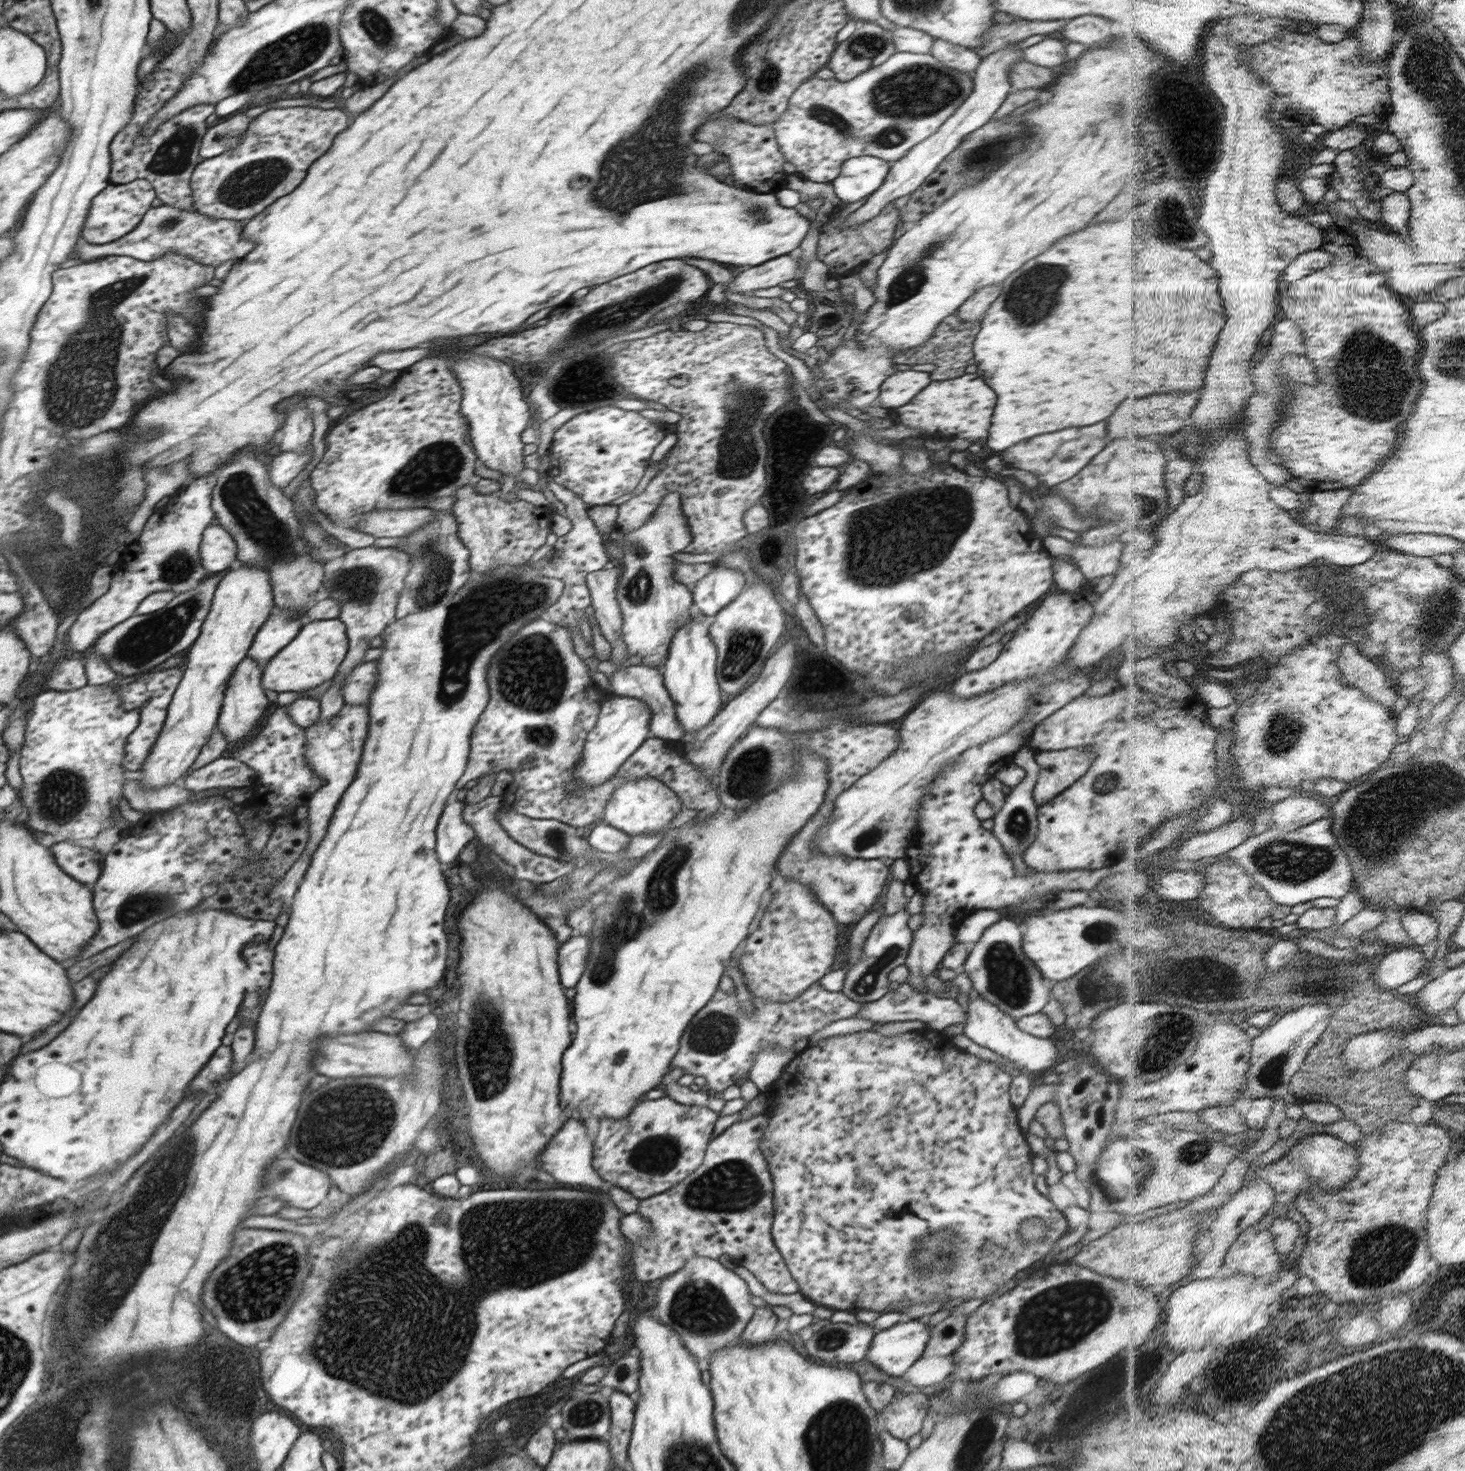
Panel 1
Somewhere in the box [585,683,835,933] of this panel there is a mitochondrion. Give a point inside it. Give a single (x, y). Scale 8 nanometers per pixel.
(750, 775)

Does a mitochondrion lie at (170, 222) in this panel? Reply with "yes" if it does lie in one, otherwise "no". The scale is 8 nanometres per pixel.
yes

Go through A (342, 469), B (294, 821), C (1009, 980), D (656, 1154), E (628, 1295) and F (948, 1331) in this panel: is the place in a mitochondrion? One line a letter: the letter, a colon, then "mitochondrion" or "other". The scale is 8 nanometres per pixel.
A: other
B: other
C: mitochondrion
D: mitochondrion
E: other
F: other

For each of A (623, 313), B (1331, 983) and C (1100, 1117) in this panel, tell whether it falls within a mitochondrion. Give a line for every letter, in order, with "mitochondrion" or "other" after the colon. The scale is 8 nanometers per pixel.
A: mitochondrion
B: mitochondrion
C: other

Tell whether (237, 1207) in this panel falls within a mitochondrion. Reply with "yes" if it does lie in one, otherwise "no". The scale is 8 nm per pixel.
no

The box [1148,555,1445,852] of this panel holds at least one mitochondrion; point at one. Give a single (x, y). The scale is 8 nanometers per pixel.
(1284, 730)

